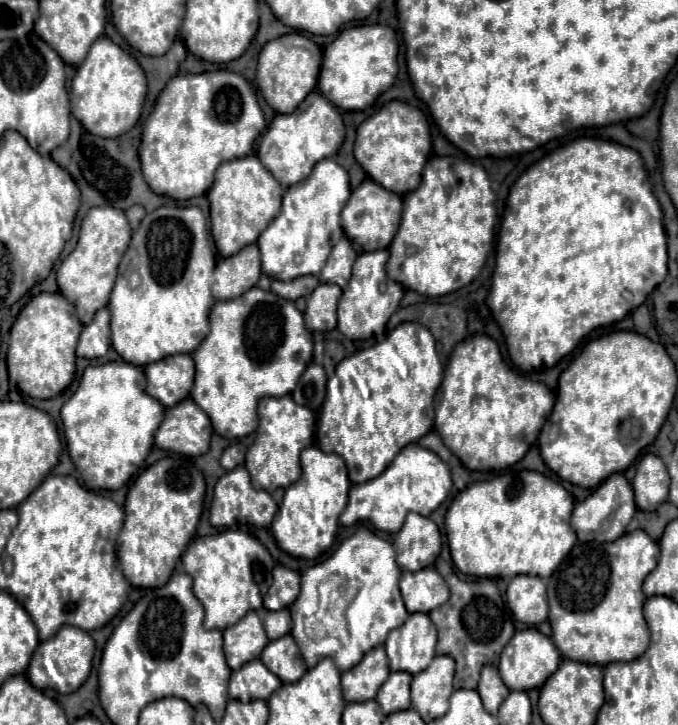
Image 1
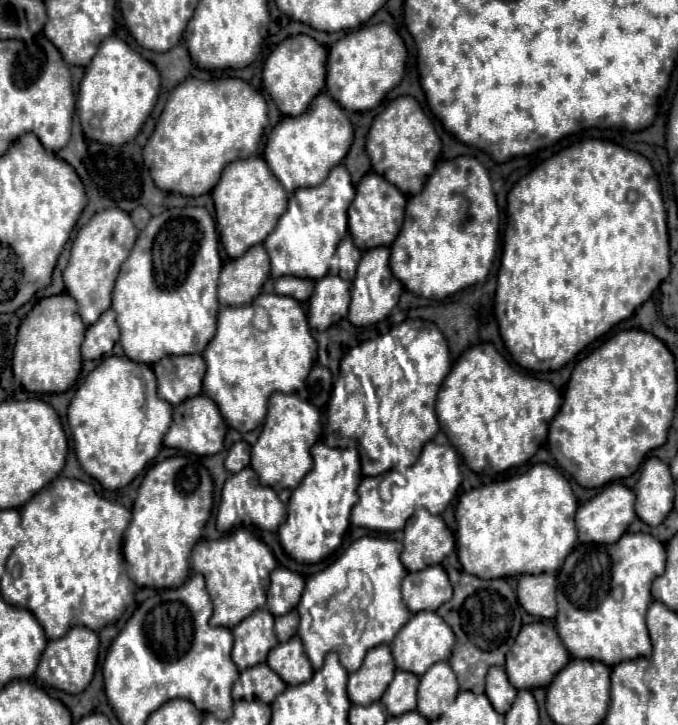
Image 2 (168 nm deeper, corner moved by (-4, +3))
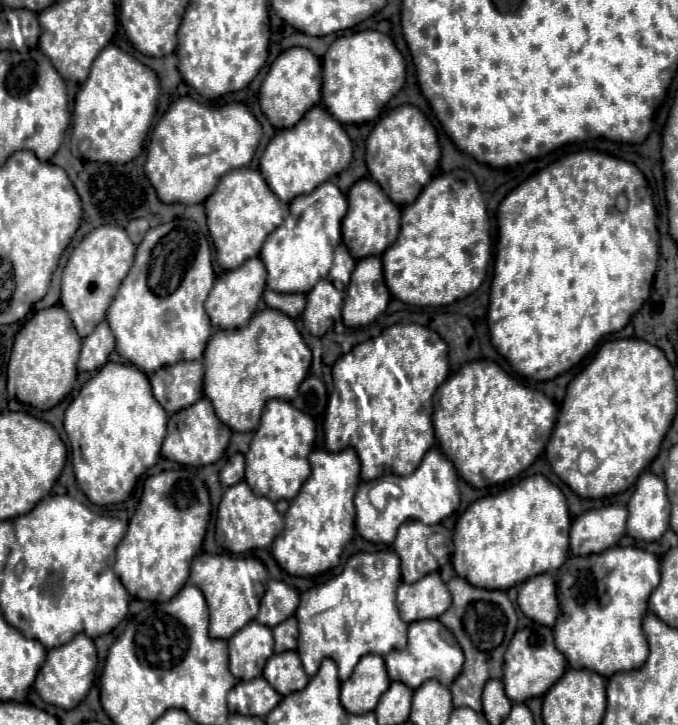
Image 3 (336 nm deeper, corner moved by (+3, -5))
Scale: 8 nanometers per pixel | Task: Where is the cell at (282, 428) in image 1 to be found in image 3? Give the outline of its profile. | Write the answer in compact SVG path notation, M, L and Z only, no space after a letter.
M270 400L262 412L260 426L250 442L246 454L246 482L256 496L266 496L272 502L292 500L304 480L310 476L308 454L312 452L316 438L314 420L304 412L298 412L286 400Z

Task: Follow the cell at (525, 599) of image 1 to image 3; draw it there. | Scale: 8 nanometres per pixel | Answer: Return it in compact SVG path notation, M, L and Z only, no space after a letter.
M552 574L534 576L526 580L518 590L520 610L538 624L554 626L558 618L558 598L556 598L556 580Z

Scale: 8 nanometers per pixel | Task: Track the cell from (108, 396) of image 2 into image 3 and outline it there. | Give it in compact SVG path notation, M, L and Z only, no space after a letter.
M108 362L100 372L96 372L74 398L74 402L66 410L64 428L70 438L72 448L72 464L78 488L90 498L90 502L108 506L118 504L130 498L138 478L152 468L160 458L162 440L166 436L166 410L154 400L150 382L144 372L134 368L132 364L114 364Z

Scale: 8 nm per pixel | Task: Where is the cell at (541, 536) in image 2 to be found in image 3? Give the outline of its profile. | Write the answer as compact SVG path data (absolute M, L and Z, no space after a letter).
M534 474L496 496L470 504L454 528L452 564L458 576L478 588L508 590L532 576L558 570L568 554L570 512L558 486Z

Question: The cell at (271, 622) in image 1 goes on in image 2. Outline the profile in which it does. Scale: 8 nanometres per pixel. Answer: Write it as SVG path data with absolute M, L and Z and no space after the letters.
M291 610L291 612L287 612L285 616L277 616L277 618L275 618L275 634L277 634L277 640L279 640L279 642L285 642L285 640L289 640L291 636L295 636L297 624L299 624L299 614L297 614L297 610Z

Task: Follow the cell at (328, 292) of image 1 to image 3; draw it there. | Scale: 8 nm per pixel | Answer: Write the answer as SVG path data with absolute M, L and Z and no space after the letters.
M320 280L308 292L308 304L302 314L304 328L314 336L324 336L340 320L342 300L342 290L336 290L330 280Z

